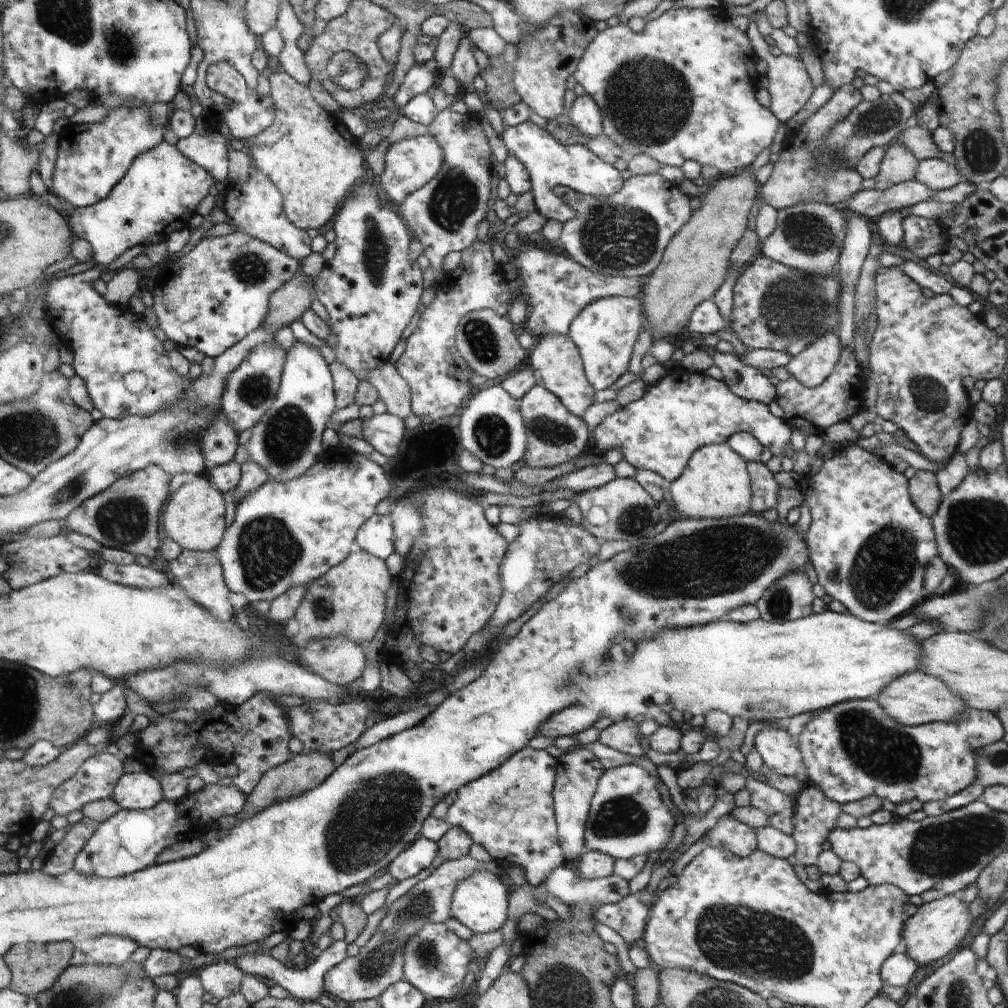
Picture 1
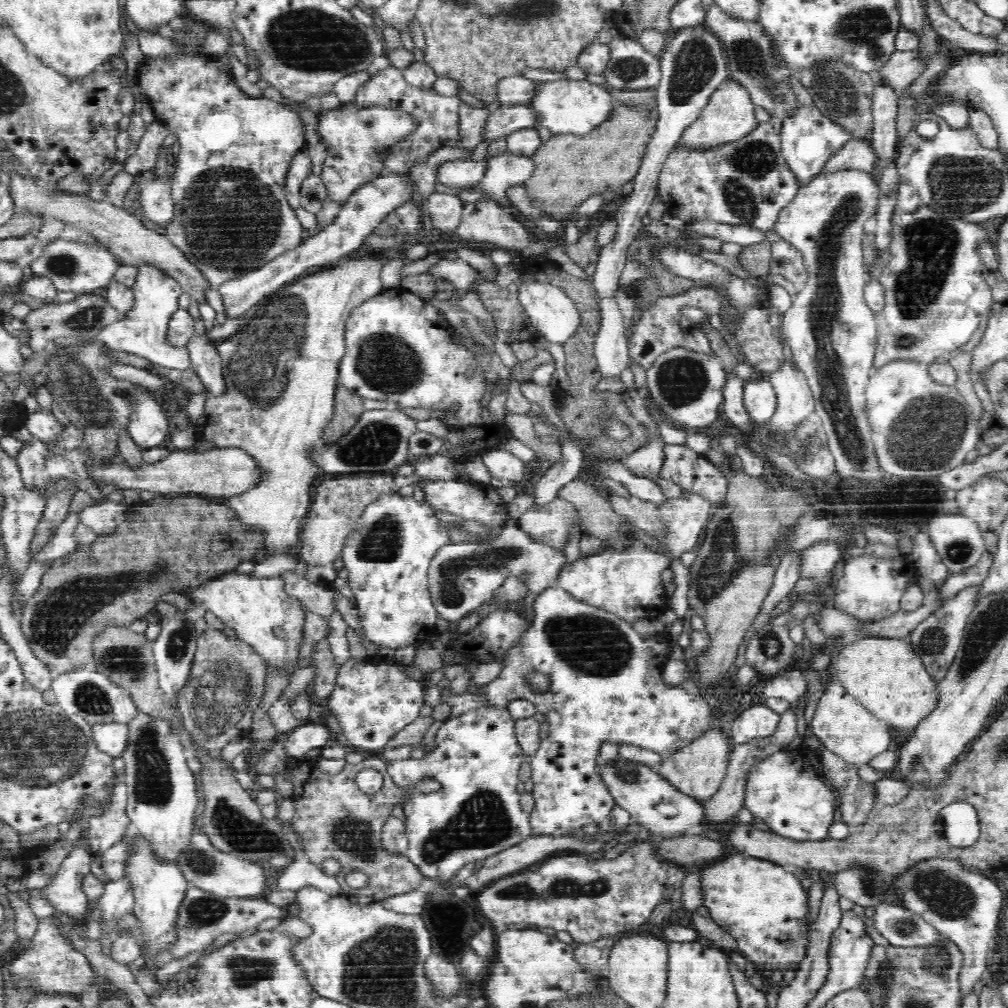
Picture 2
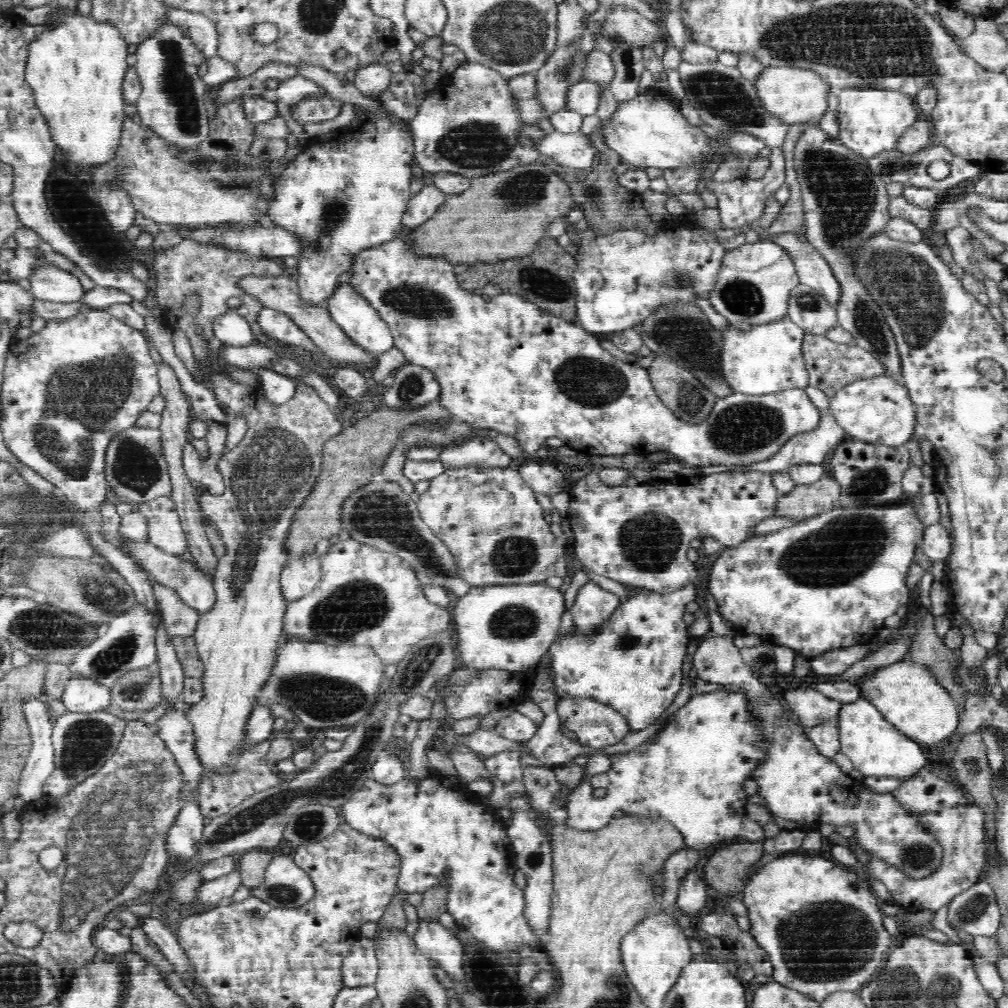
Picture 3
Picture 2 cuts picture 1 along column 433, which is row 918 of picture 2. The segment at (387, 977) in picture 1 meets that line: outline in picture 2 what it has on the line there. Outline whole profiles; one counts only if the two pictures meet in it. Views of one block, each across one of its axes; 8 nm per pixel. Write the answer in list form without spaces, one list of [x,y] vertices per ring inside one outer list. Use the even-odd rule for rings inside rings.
[[[895,903],[876,907],[874,928],[890,946],[927,946],[945,937],[918,914]]]

